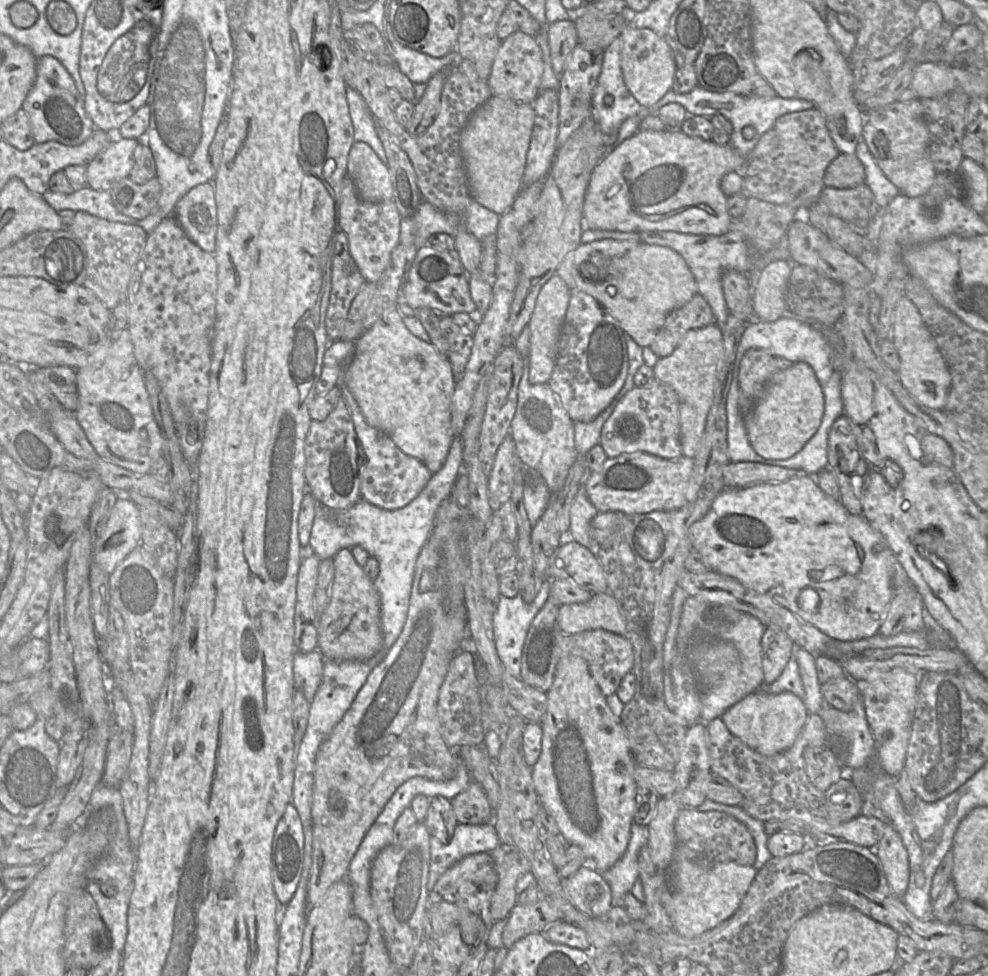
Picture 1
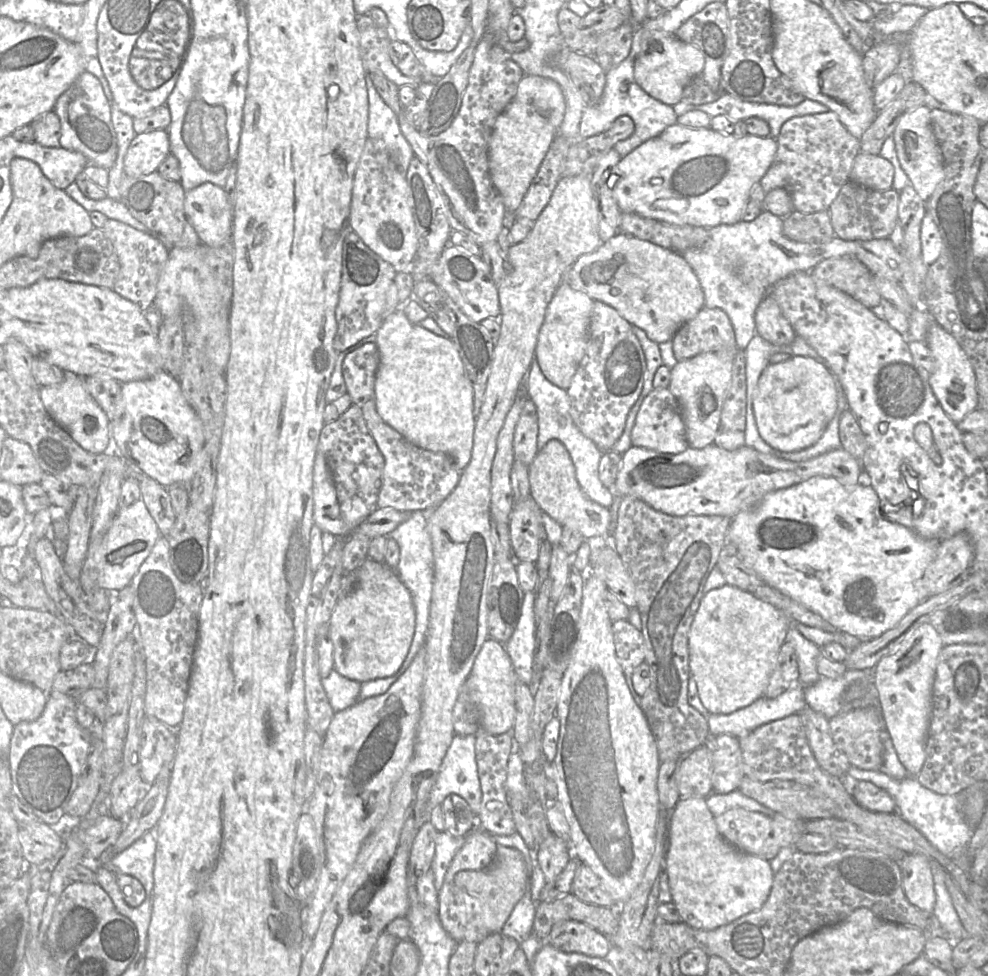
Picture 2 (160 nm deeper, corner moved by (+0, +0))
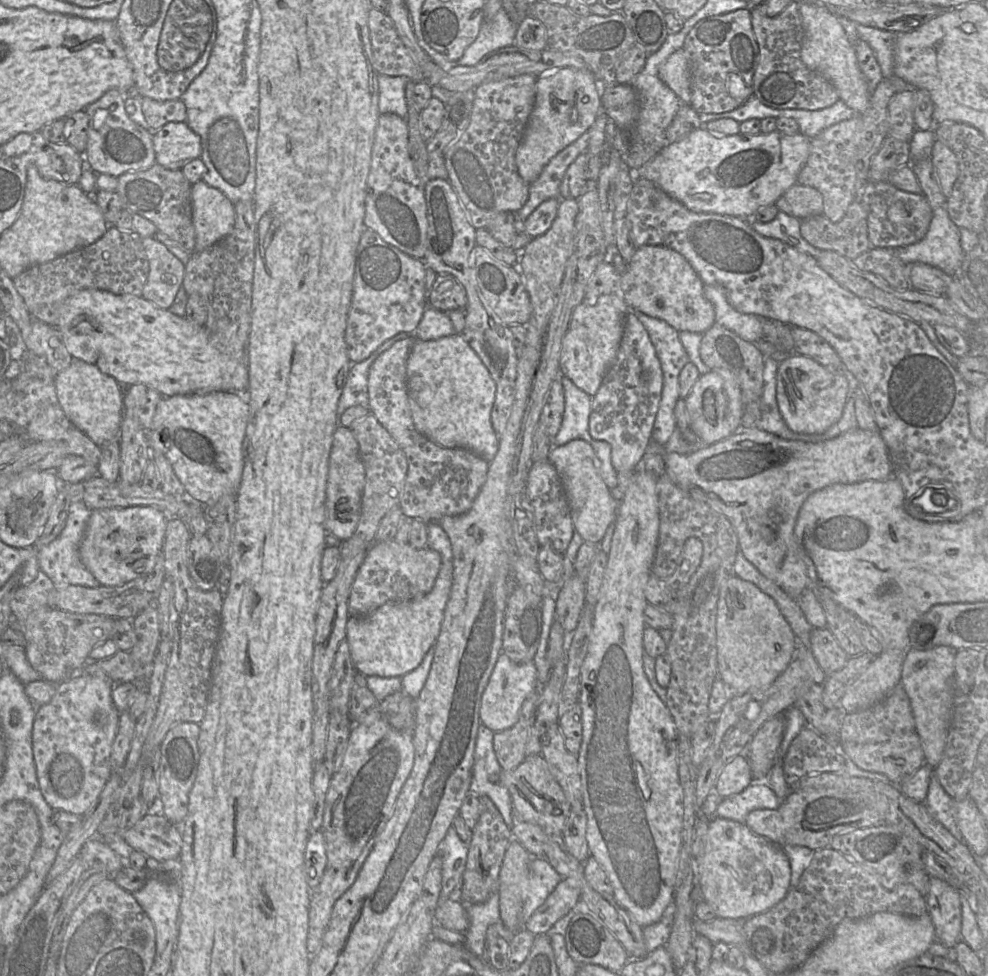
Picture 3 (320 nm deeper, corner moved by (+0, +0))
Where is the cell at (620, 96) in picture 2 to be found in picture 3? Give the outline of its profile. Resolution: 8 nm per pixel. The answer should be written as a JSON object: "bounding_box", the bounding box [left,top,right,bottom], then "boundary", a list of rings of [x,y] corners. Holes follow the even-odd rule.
{"bounding_box":[607,18,697,170],"boundary":[[[688,18],[681,31],[671,32],[659,50],[648,55],[643,69],[633,79],[631,85],[637,92],[639,102],[639,114],[634,123],[627,128],[621,129],[612,123],[610,119],[608,120],[607,144],[621,154],[631,170],[641,168],[666,146],[667,129],[684,103],[658,77],[658,70],[672,53],[684,47],[685,38],[696,23],[697,20],[689,20]]]}

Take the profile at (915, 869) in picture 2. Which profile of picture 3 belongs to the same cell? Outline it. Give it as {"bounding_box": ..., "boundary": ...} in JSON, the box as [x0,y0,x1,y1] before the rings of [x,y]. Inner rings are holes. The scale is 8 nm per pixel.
{"bounding_box":[925,877,962,948],"boundary":[[[932,877],[929,882],[929,891],[925,895],[927,912],[935,927],[936,939],[948,948],[954,947],[962,941],[962,893],[948,885],[942,879]]]}

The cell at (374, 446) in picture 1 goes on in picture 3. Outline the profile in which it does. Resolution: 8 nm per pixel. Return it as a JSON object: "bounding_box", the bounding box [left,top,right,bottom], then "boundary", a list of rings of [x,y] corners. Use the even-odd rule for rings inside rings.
{"bounding_box":[368,340,489,522],"boundary":[[[398,340],[372,363],[368,374],[368,410],[404,452],[408,471],[399,508],[407,519],[436,522],[444,516],[467,512],[484,484],[489,462],[464,448],[445,448],[429,440],[415,427],[407,391],[407,359],[418,340]]]}

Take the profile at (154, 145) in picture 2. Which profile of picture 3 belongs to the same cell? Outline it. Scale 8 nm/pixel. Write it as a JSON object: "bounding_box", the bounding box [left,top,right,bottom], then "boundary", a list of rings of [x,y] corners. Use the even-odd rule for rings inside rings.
{"bounding_box":[153,122,200,170],"boundary":[[[169,122],[153,133],[156,164],[180,170],[187,162],[200,158],[200,137],[186,122]]]}

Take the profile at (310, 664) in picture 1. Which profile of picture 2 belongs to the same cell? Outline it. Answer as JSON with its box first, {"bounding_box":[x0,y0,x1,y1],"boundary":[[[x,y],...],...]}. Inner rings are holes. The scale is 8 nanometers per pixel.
{"bounding_box":[321,669,361,713],"boundary":[[[334,669],[327,677],[321,678],[321,683],[335,713],[359,701],[361,683],[341,676]]]}

